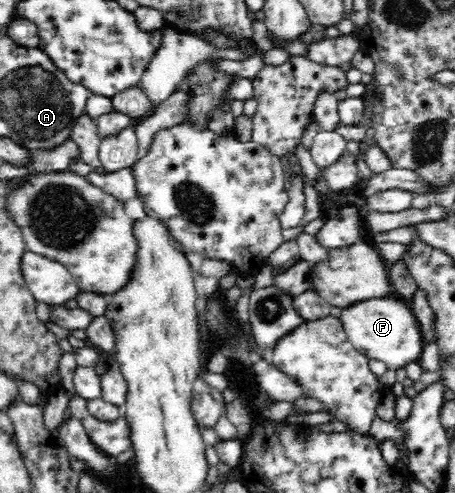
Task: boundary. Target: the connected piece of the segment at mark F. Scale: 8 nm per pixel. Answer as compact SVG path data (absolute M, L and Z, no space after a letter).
M393 296L369 298L352 303L340 312L339 321L348 342L364 356L380 360L388 370L405 368L410 362L419 361L423 351L423 341L418 321L410 305Z

